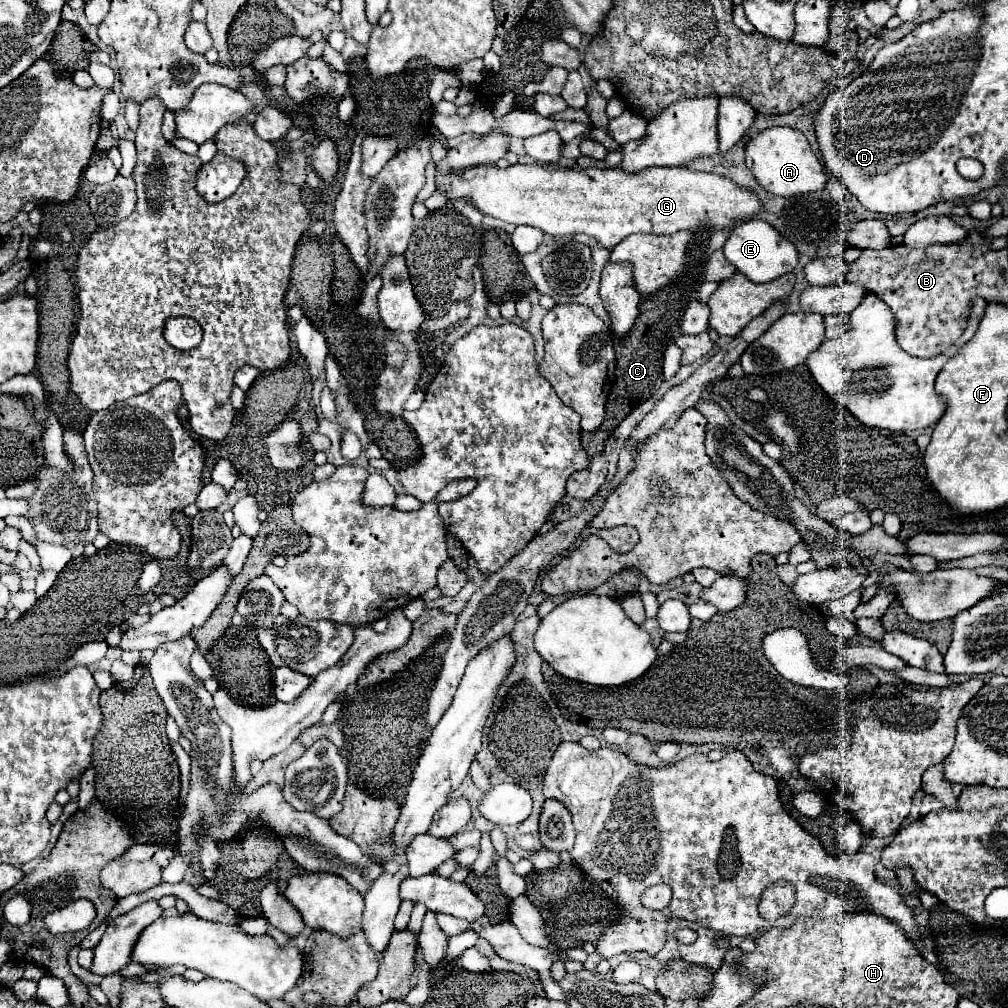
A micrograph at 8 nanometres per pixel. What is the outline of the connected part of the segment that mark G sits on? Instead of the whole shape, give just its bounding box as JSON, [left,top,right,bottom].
[435,165,761,249]

